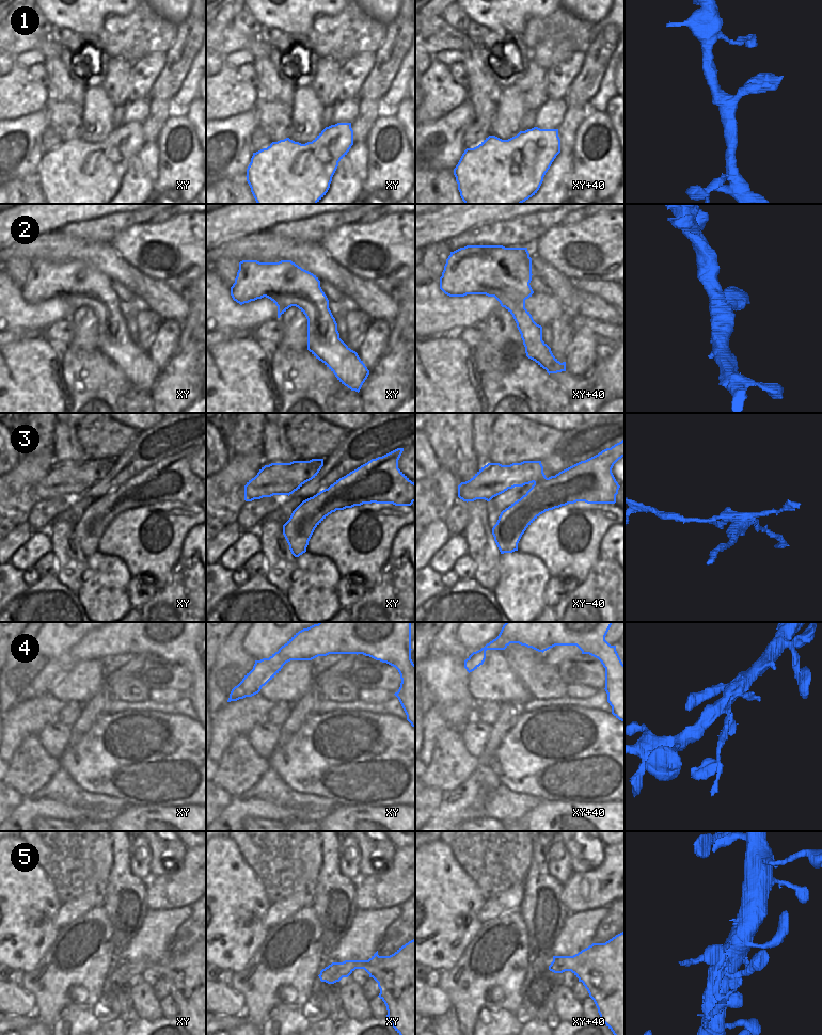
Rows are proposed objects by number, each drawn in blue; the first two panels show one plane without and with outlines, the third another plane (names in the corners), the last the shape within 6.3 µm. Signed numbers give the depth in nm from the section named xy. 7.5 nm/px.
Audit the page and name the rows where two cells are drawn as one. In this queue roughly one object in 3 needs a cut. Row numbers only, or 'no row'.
3, 4

